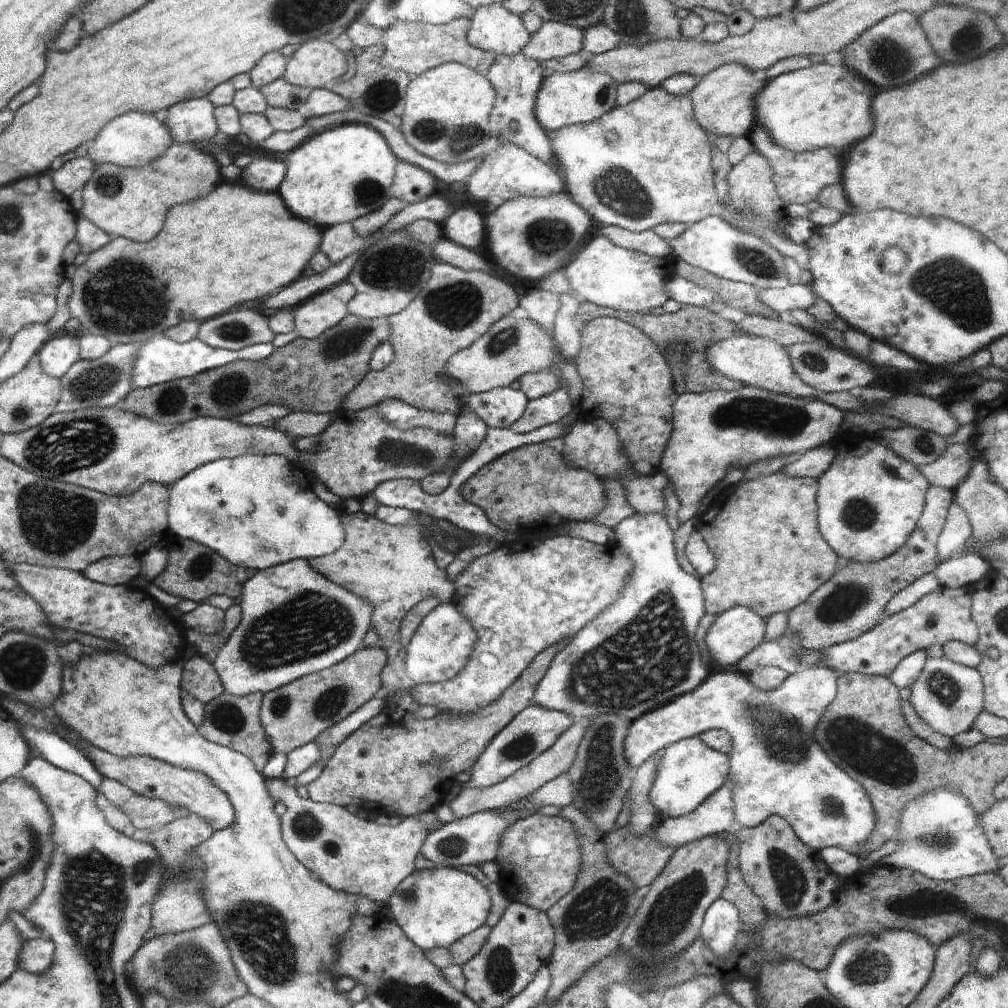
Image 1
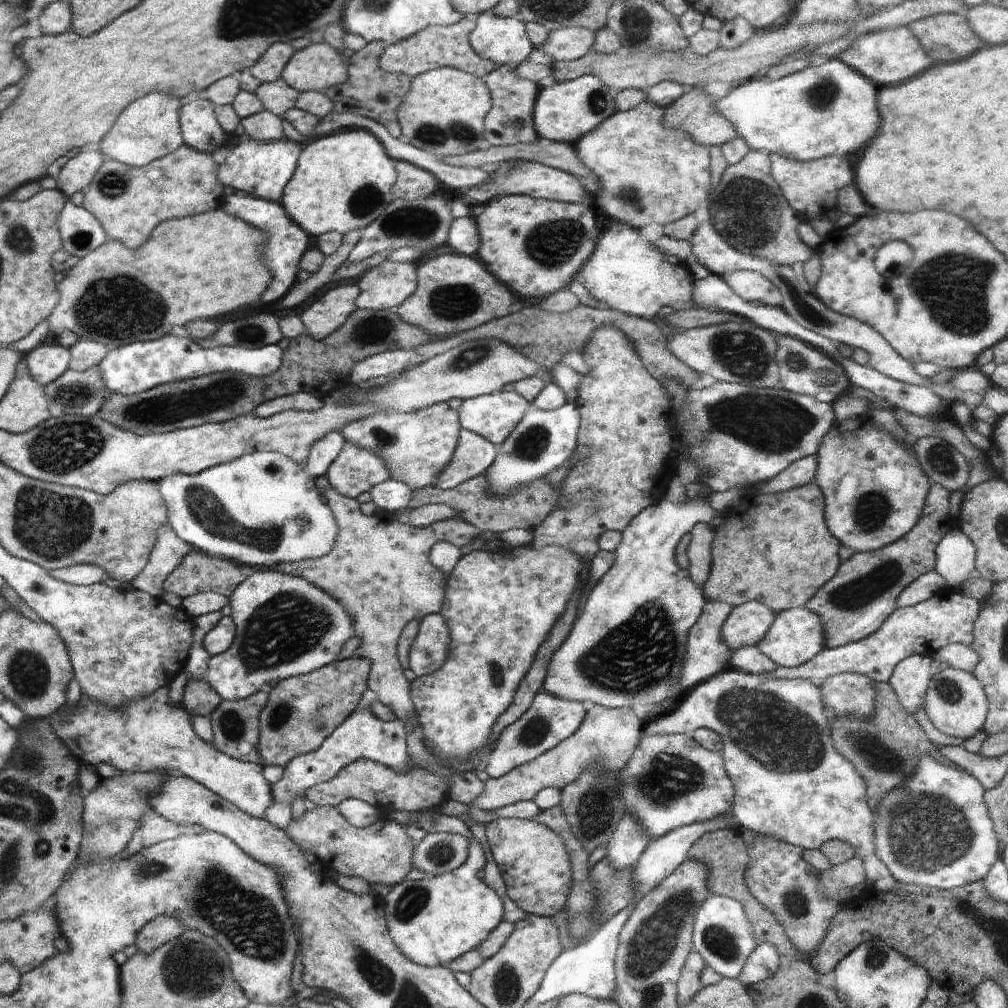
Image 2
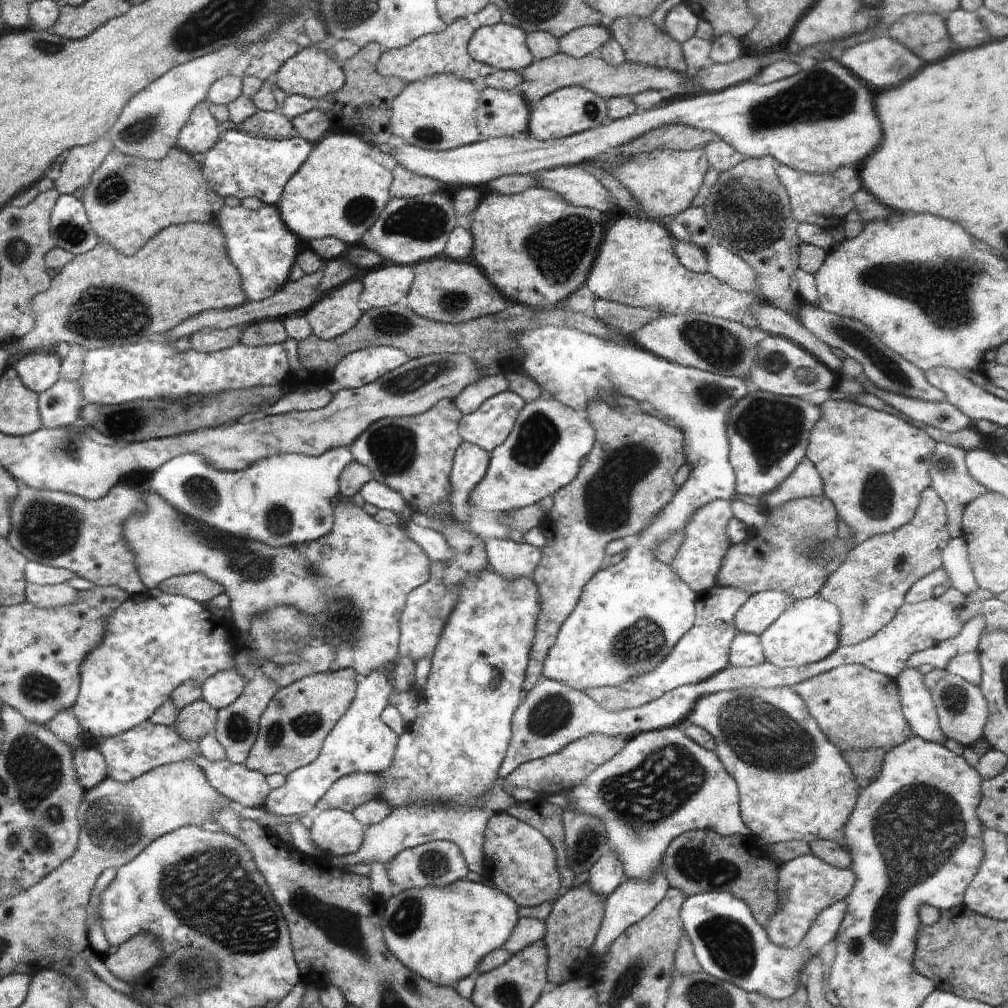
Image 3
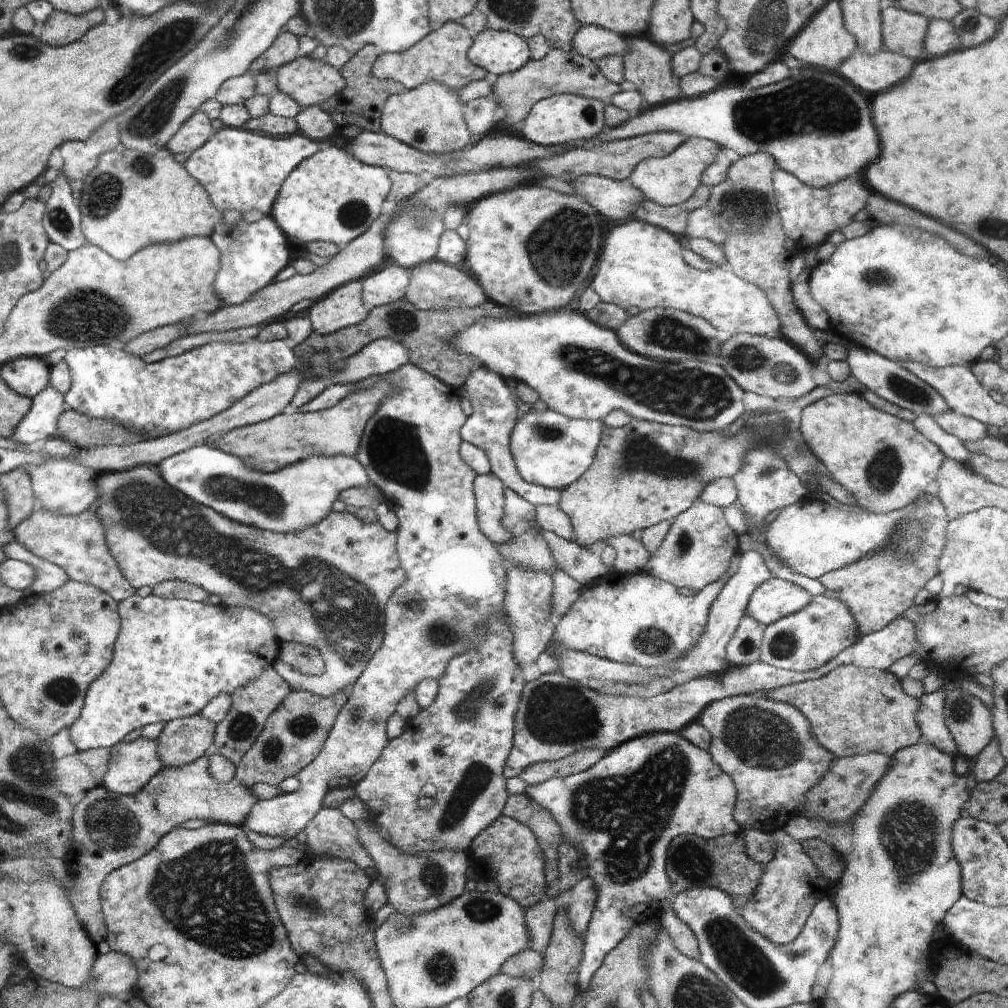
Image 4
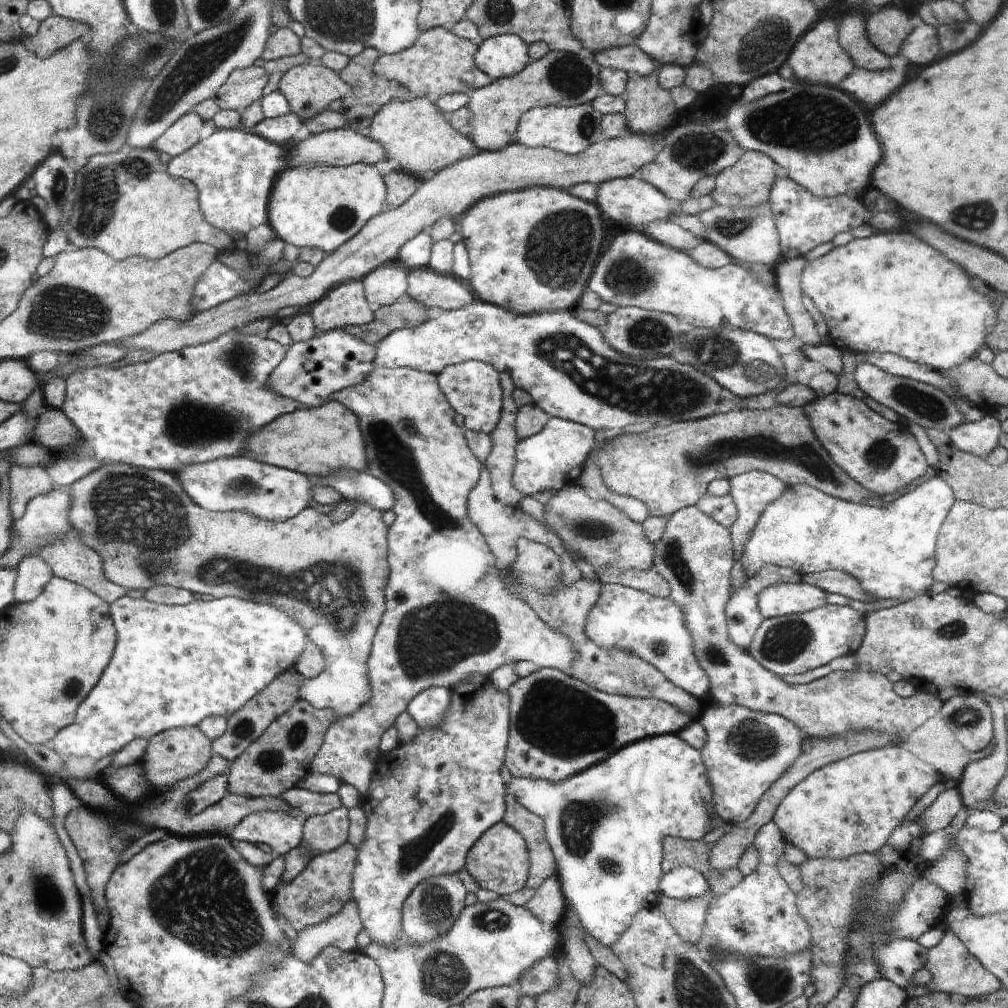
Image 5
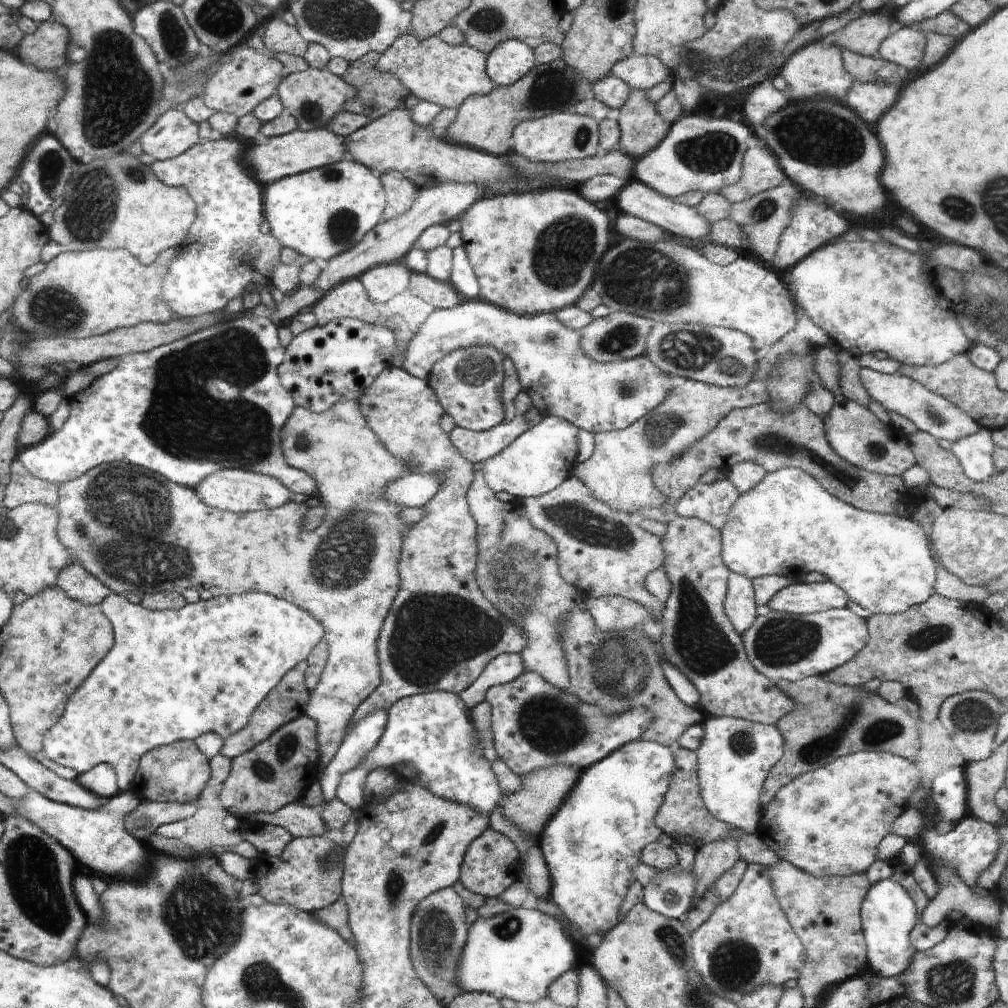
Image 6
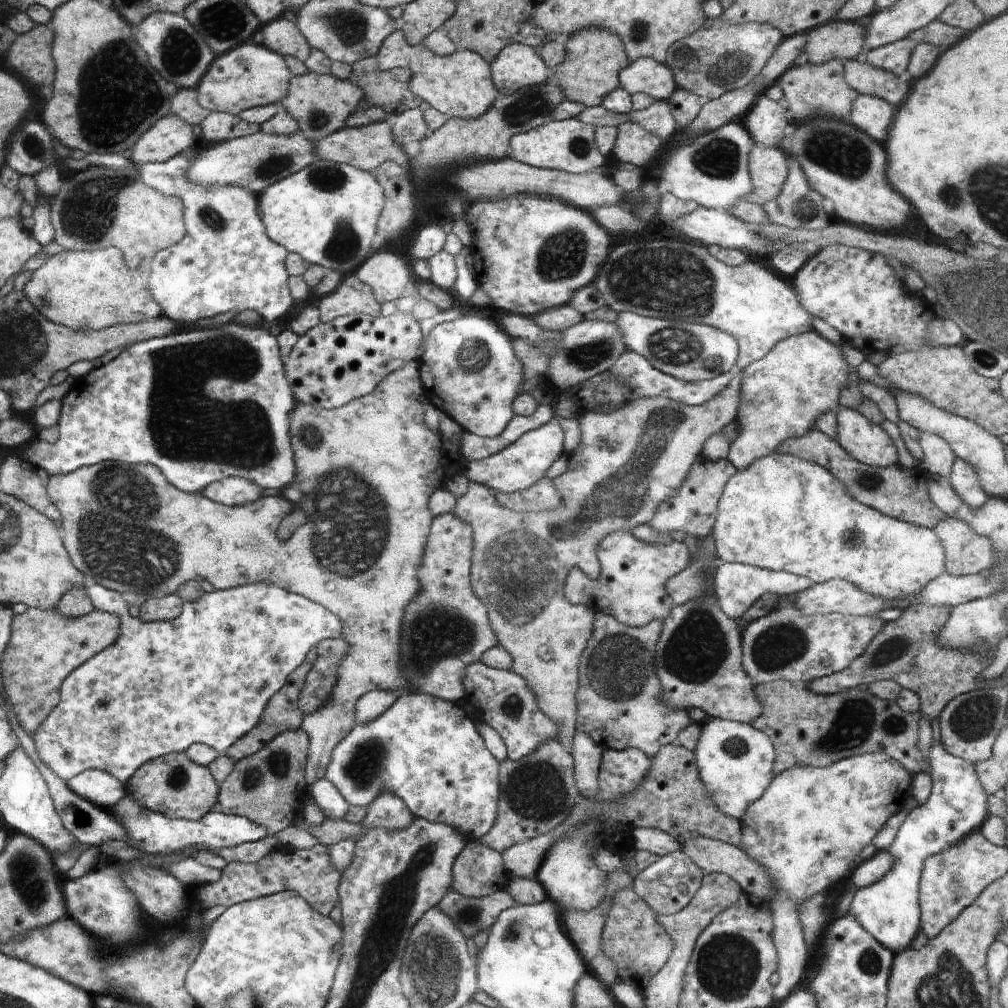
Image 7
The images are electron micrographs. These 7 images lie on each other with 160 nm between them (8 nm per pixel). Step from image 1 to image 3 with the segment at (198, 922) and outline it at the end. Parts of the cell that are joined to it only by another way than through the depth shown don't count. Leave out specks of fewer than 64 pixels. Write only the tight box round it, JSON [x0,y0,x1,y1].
[101,935,163,984]

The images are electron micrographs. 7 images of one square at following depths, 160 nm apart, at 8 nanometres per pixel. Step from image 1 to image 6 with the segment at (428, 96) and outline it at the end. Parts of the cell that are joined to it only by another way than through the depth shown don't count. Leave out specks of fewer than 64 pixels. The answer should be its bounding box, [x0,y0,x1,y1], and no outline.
[340,108,562,197]

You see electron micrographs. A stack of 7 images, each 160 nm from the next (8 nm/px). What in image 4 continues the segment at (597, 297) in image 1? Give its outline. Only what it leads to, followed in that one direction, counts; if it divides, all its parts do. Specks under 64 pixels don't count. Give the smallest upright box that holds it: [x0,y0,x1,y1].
[592,218,782,335]

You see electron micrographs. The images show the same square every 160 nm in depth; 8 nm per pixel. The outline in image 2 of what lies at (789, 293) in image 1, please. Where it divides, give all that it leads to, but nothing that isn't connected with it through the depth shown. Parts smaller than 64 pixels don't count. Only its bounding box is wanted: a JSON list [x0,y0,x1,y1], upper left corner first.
[722,271,783,309]

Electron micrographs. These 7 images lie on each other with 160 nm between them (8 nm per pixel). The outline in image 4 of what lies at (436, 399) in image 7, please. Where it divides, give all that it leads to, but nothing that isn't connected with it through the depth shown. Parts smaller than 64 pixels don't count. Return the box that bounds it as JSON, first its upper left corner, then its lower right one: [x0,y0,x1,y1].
[459,360,559,506]

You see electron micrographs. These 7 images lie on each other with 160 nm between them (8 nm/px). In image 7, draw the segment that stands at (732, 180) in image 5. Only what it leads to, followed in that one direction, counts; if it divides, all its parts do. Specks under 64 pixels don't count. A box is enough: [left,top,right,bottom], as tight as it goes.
[743,144,787,206]

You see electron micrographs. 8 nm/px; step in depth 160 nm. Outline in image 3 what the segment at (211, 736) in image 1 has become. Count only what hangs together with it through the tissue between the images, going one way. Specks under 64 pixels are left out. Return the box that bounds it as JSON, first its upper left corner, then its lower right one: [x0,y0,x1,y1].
[213,652,279,764]

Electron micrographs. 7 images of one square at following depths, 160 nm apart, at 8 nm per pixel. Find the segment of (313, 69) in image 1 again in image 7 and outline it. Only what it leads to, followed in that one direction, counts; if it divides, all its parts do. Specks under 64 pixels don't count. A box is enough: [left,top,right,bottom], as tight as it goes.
[279,71,365,143]

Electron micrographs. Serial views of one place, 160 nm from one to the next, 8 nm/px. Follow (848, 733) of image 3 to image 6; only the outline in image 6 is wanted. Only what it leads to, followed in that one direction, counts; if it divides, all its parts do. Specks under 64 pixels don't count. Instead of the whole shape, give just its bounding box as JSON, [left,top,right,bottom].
[659,516,796,725]

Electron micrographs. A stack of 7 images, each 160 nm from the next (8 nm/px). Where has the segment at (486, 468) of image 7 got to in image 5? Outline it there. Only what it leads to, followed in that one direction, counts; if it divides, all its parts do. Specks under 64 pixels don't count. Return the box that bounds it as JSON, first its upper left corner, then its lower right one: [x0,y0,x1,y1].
[512,417,596,497]

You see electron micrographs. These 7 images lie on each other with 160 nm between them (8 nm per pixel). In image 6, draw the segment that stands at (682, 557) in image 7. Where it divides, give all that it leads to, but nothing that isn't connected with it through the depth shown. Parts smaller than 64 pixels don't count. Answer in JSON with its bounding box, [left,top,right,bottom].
[520,477,664,620]

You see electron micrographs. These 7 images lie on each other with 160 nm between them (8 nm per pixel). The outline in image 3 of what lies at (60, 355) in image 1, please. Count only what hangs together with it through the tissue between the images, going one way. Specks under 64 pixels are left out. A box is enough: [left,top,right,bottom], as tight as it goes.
[14,352,61,394]

